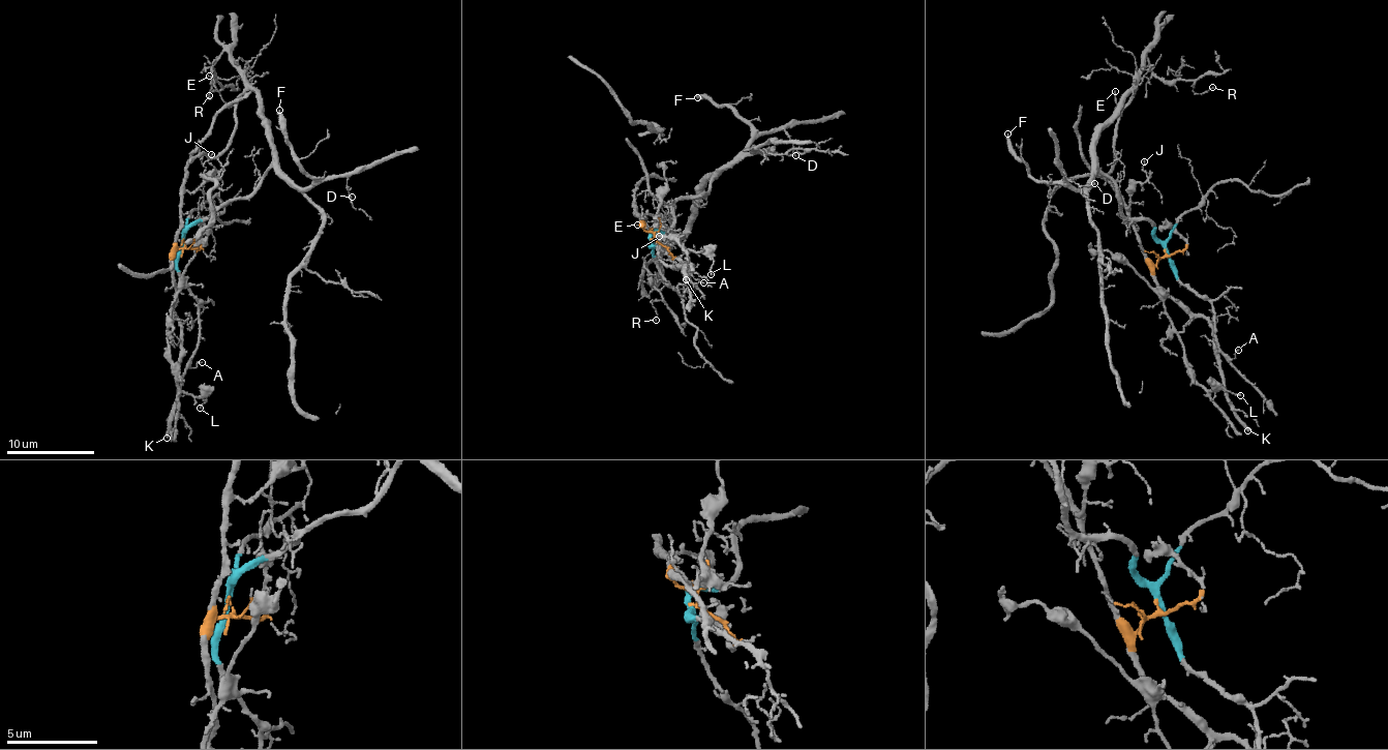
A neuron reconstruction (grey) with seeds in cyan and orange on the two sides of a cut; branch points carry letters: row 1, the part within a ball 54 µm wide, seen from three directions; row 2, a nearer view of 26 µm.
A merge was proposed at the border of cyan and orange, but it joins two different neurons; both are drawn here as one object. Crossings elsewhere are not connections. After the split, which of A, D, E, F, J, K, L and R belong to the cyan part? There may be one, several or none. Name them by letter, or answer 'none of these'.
A, D, E, F, R

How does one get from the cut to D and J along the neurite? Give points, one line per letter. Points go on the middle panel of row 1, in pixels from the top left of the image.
D: (652, 240), (671, 226), (673, 204), (710, 189), (761, 134), (779, 129), (796, 155)
J: (652, 240), (655, 237), (638, 214), (659, 217), (670, 231), (669, 234), (657, 234), (660, 236)

